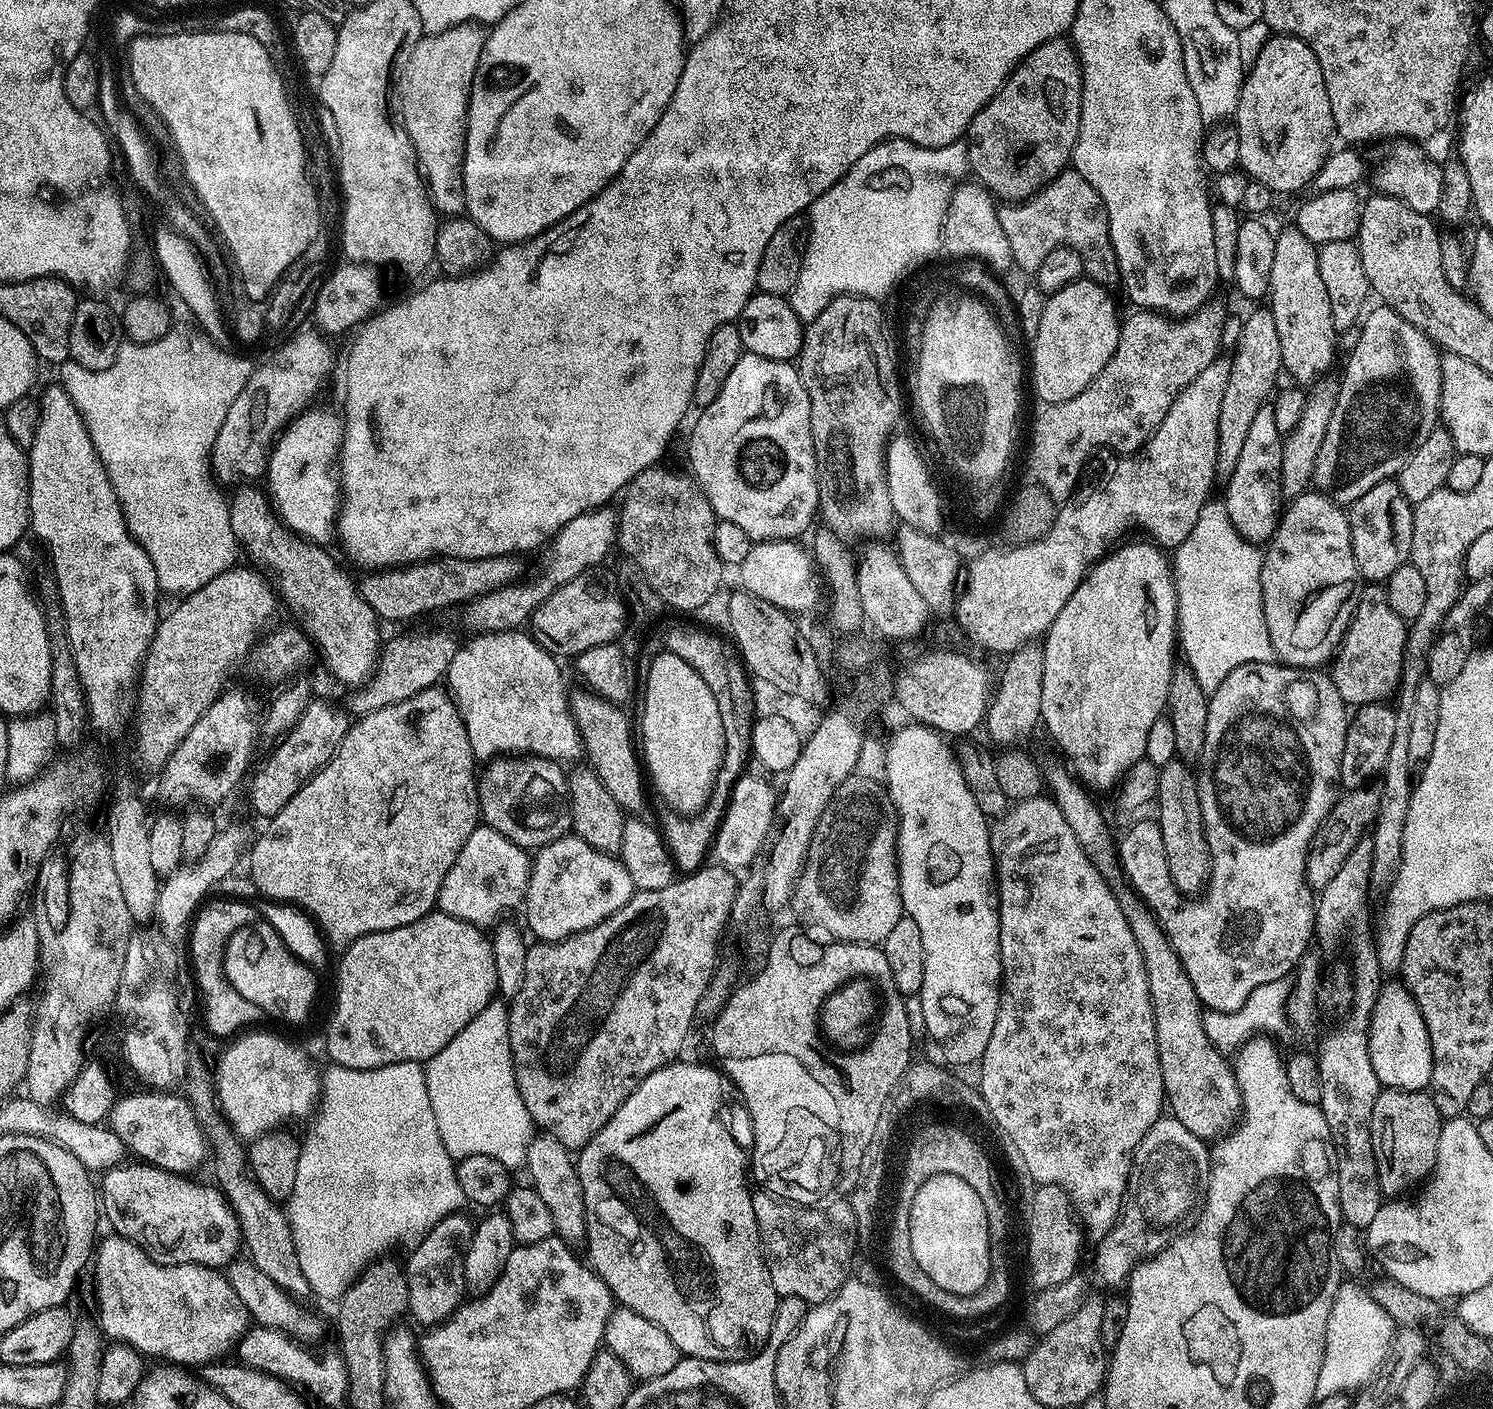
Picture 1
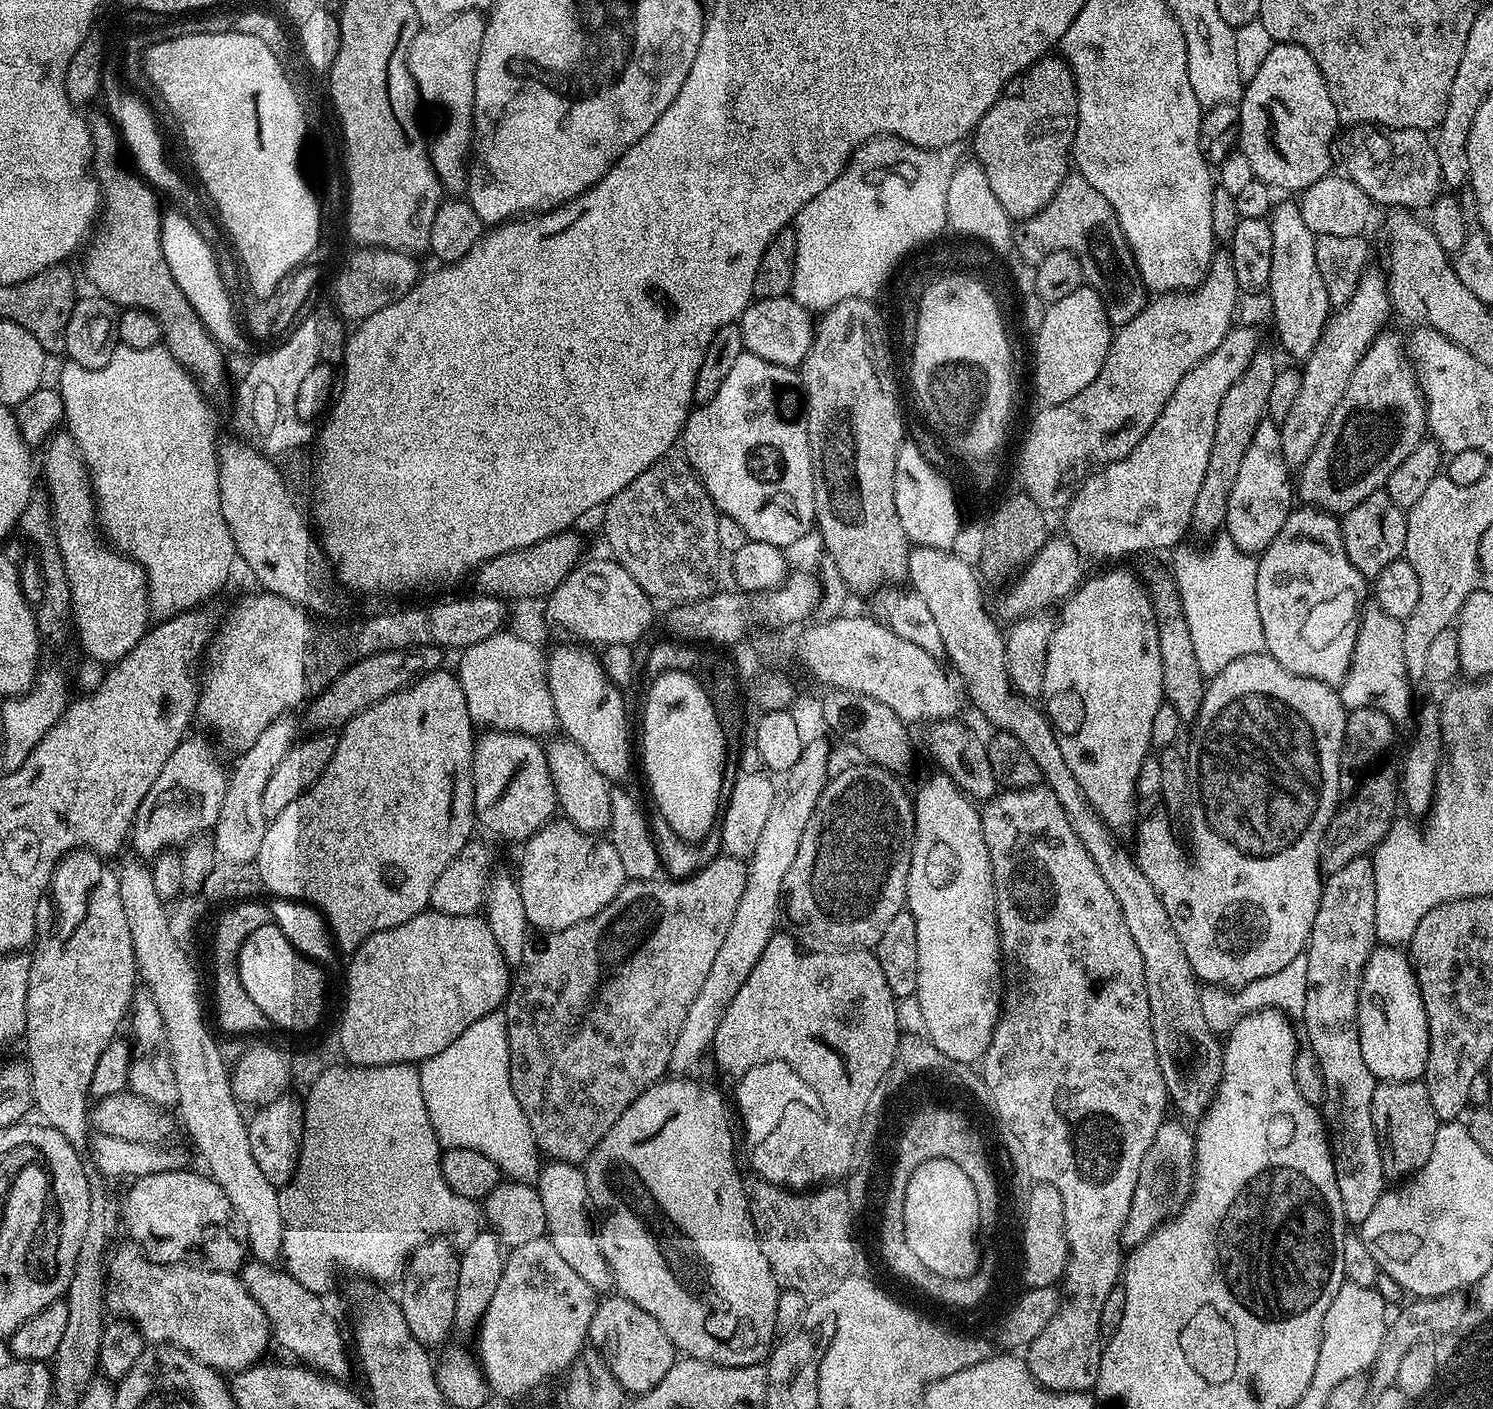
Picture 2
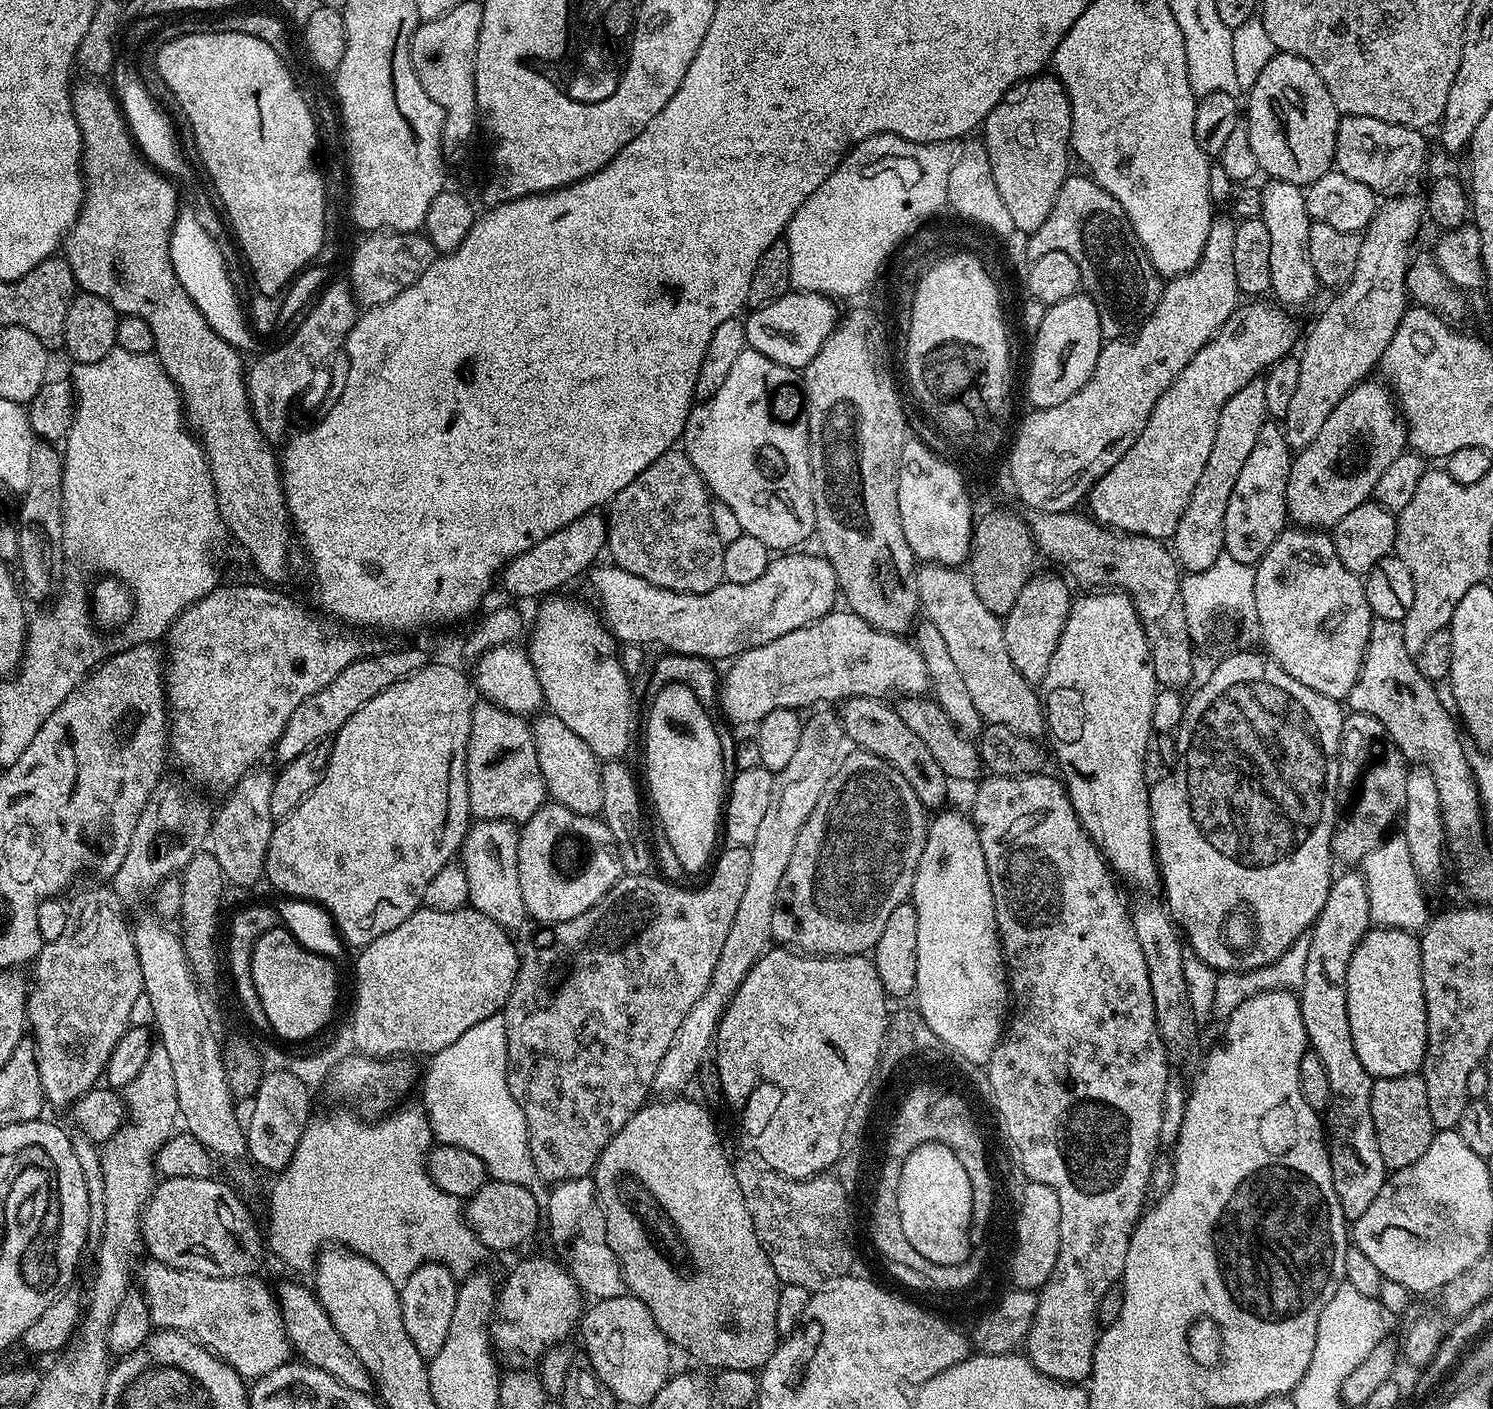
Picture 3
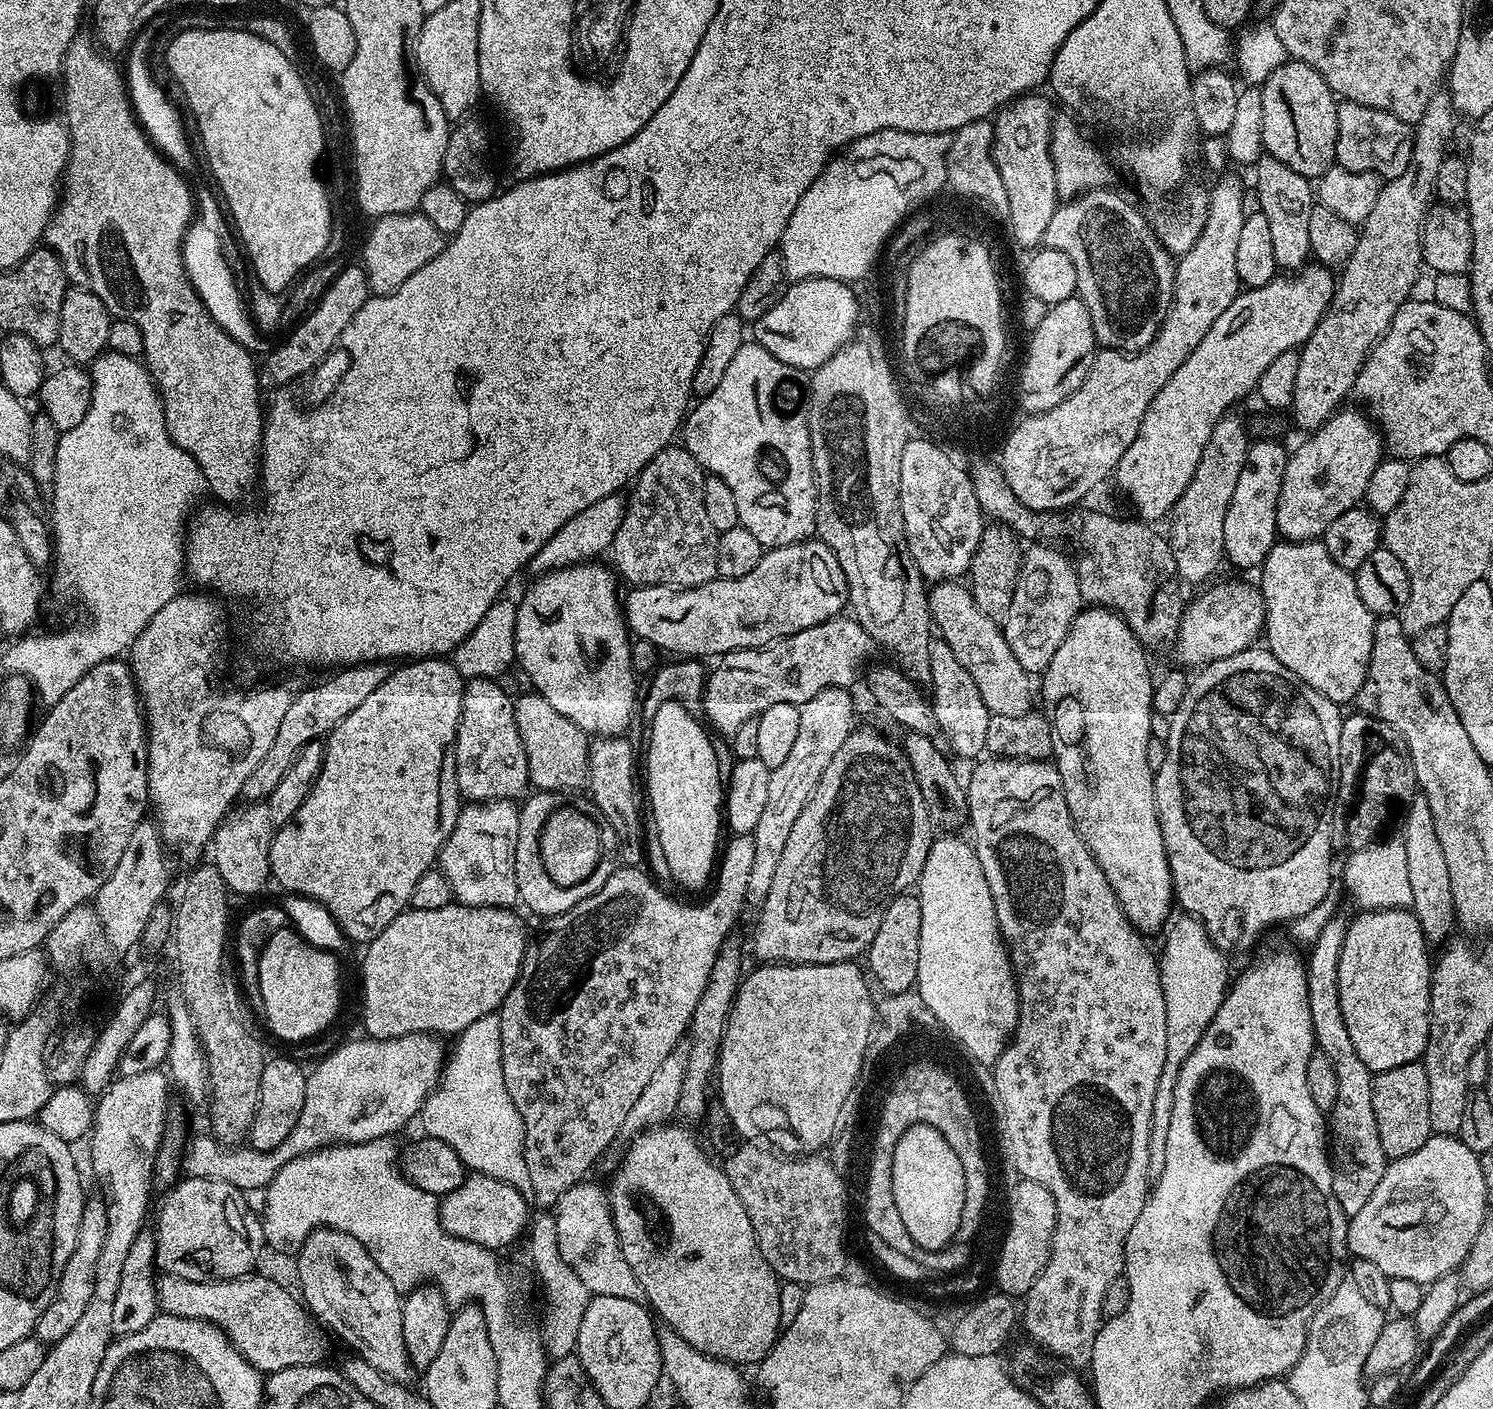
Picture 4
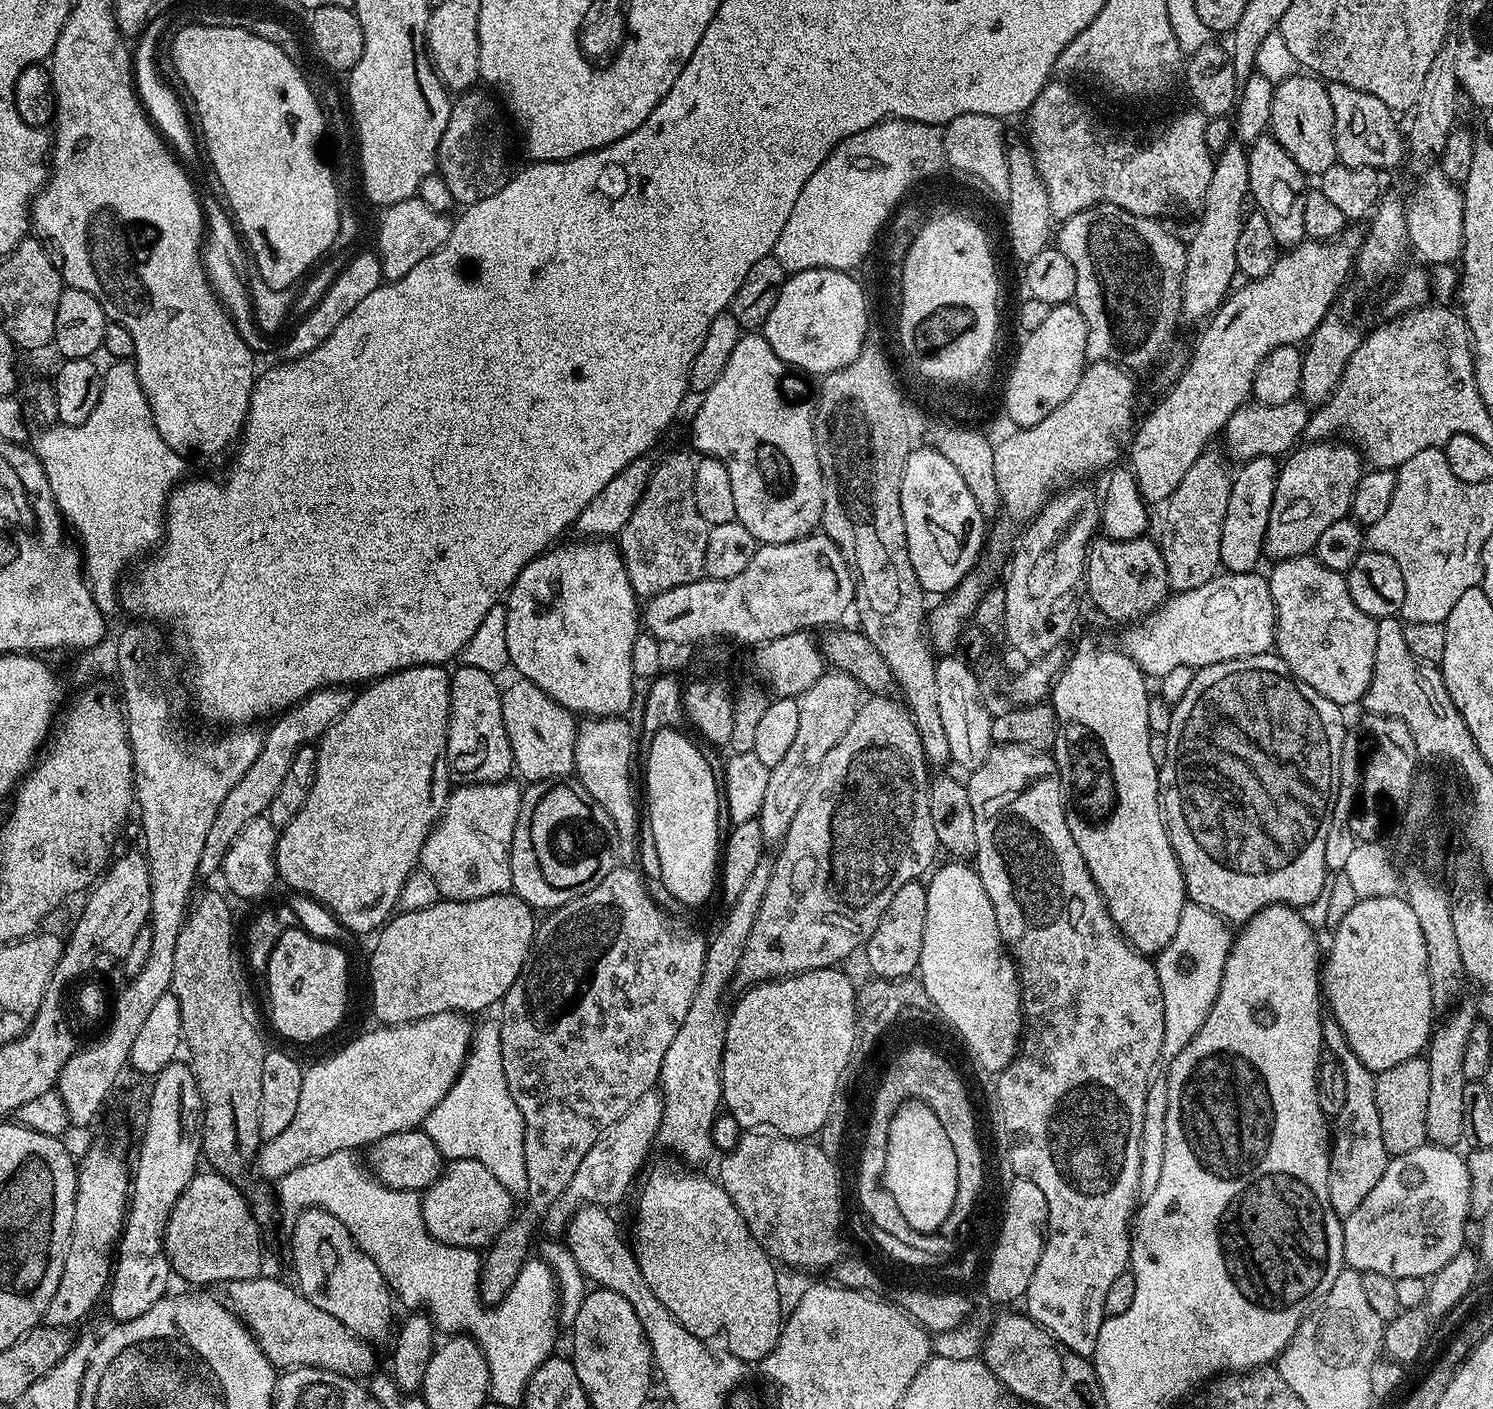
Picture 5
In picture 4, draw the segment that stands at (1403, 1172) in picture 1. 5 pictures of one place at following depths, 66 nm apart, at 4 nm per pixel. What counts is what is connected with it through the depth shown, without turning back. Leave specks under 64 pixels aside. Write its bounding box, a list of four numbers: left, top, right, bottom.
[1370,1063,1433,1161]

